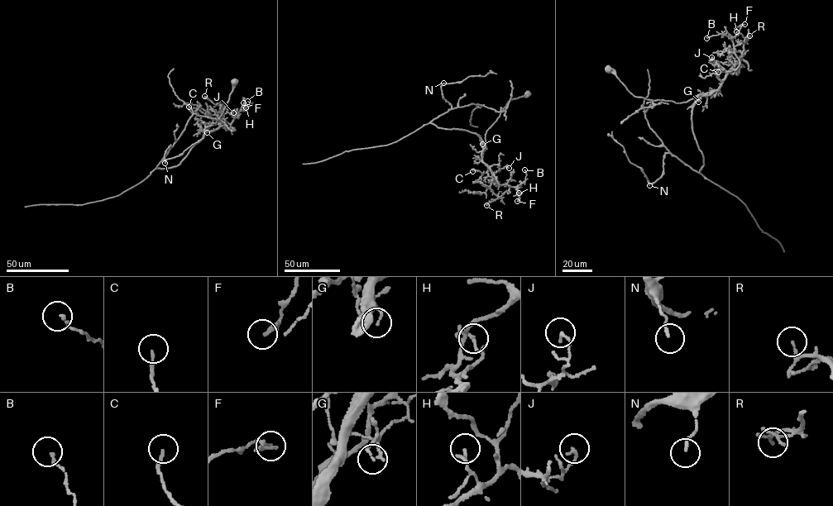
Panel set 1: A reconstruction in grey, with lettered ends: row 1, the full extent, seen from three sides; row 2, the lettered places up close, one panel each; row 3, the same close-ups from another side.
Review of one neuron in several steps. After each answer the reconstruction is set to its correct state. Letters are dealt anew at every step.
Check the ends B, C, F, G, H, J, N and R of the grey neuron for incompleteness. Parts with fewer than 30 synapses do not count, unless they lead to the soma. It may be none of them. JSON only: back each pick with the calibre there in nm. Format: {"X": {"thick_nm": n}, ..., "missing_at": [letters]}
{"missing_at": []}

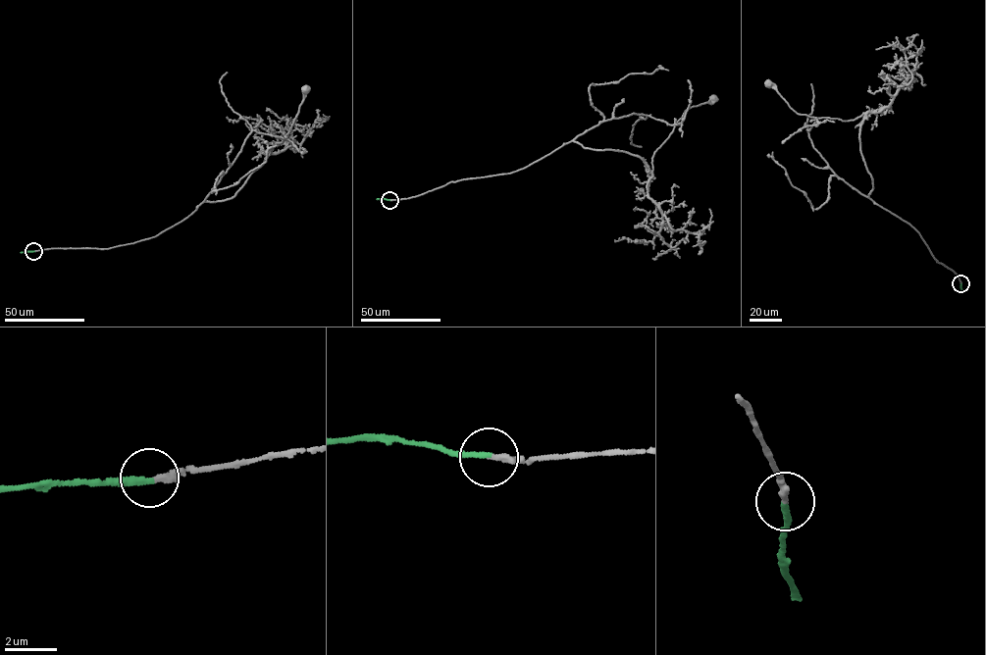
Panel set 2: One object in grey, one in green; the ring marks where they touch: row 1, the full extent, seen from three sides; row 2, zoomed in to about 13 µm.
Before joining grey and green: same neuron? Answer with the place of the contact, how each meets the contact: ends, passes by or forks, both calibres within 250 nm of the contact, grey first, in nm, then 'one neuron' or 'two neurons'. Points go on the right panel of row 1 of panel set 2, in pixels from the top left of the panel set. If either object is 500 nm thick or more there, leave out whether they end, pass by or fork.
(960, 283) | grey ends | green ends | 260/220 nm | one neuron

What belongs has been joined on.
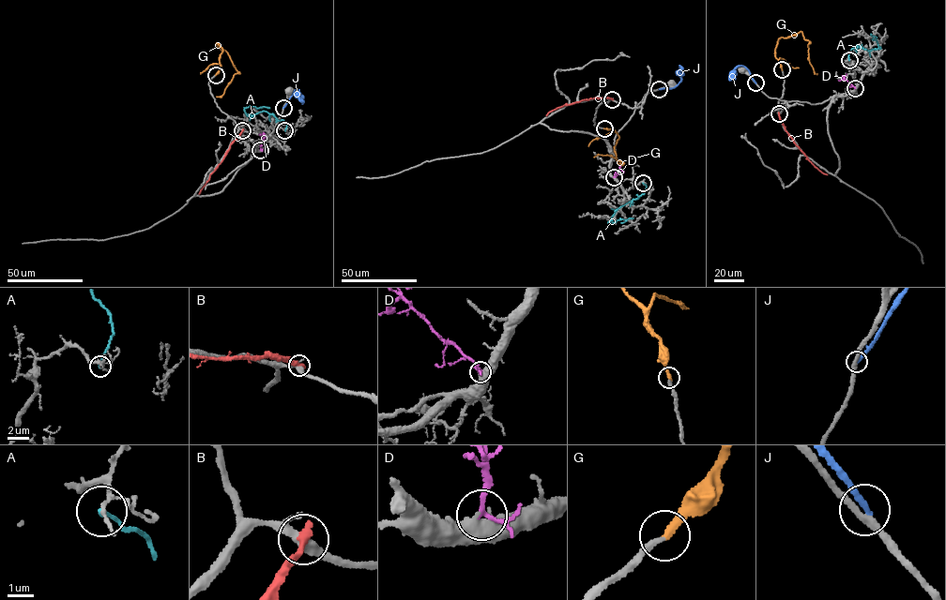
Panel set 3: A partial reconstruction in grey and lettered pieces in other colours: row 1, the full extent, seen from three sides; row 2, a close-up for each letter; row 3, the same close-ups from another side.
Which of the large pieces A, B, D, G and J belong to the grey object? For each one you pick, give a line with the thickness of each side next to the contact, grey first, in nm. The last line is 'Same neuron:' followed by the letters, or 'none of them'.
D: Thickness 440 nm (grey) against 140 nm
G: Thickness 240 nm (grey) against 280 nm
Same neuron: D, G

